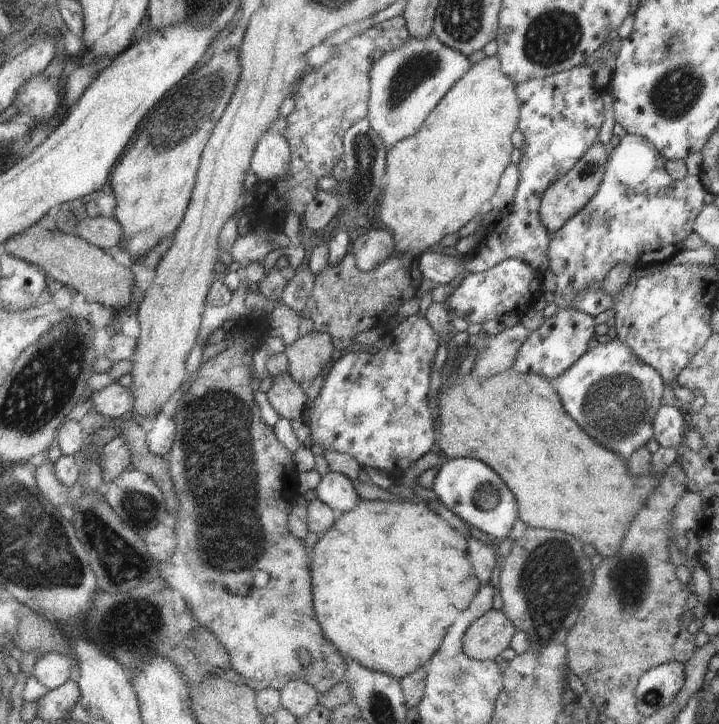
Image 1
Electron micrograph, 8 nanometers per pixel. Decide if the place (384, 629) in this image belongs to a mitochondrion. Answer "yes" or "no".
no

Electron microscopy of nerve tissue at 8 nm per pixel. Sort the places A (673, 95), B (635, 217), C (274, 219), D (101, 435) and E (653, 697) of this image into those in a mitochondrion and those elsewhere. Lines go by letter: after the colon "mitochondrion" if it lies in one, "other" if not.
A: mitochondrion
B: mitochondrion
C: other
D: other
E: mitochondrion

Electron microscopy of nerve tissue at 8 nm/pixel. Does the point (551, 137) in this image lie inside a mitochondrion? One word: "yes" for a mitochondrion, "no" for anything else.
no

